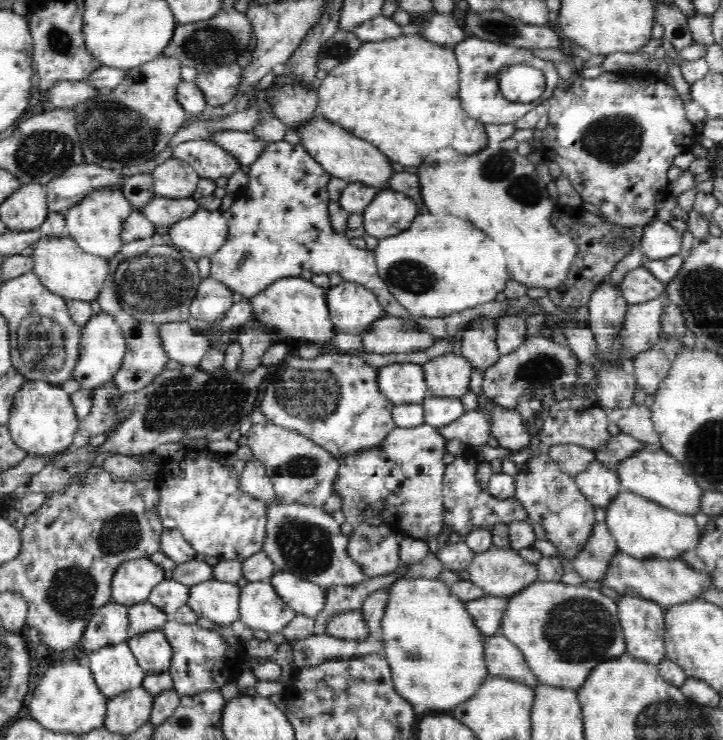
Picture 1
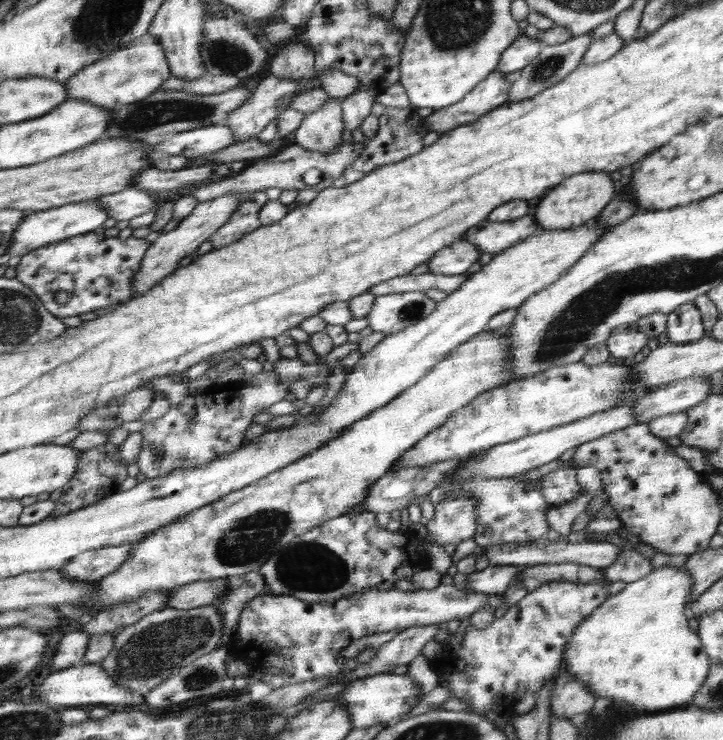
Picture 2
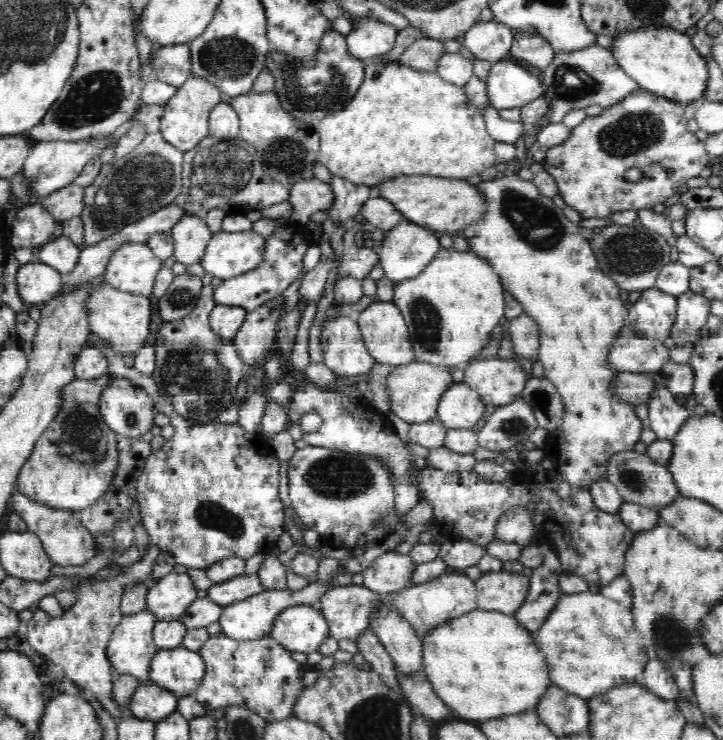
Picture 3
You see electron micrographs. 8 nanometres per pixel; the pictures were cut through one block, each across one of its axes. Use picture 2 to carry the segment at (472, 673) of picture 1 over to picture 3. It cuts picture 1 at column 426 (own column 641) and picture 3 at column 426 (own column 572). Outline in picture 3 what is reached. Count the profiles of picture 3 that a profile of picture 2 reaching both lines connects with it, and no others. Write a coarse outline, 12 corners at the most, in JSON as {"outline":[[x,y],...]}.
{"outline":[[513,614],[430,629],[421,671],[460,718],[534,710],[552,685]]}

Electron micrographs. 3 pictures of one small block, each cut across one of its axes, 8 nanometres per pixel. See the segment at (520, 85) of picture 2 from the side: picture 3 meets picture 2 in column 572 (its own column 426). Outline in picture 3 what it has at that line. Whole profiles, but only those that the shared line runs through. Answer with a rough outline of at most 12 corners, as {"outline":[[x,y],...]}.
{"outline":[[418,38],[398,63],[435,73],[443,42]]}

